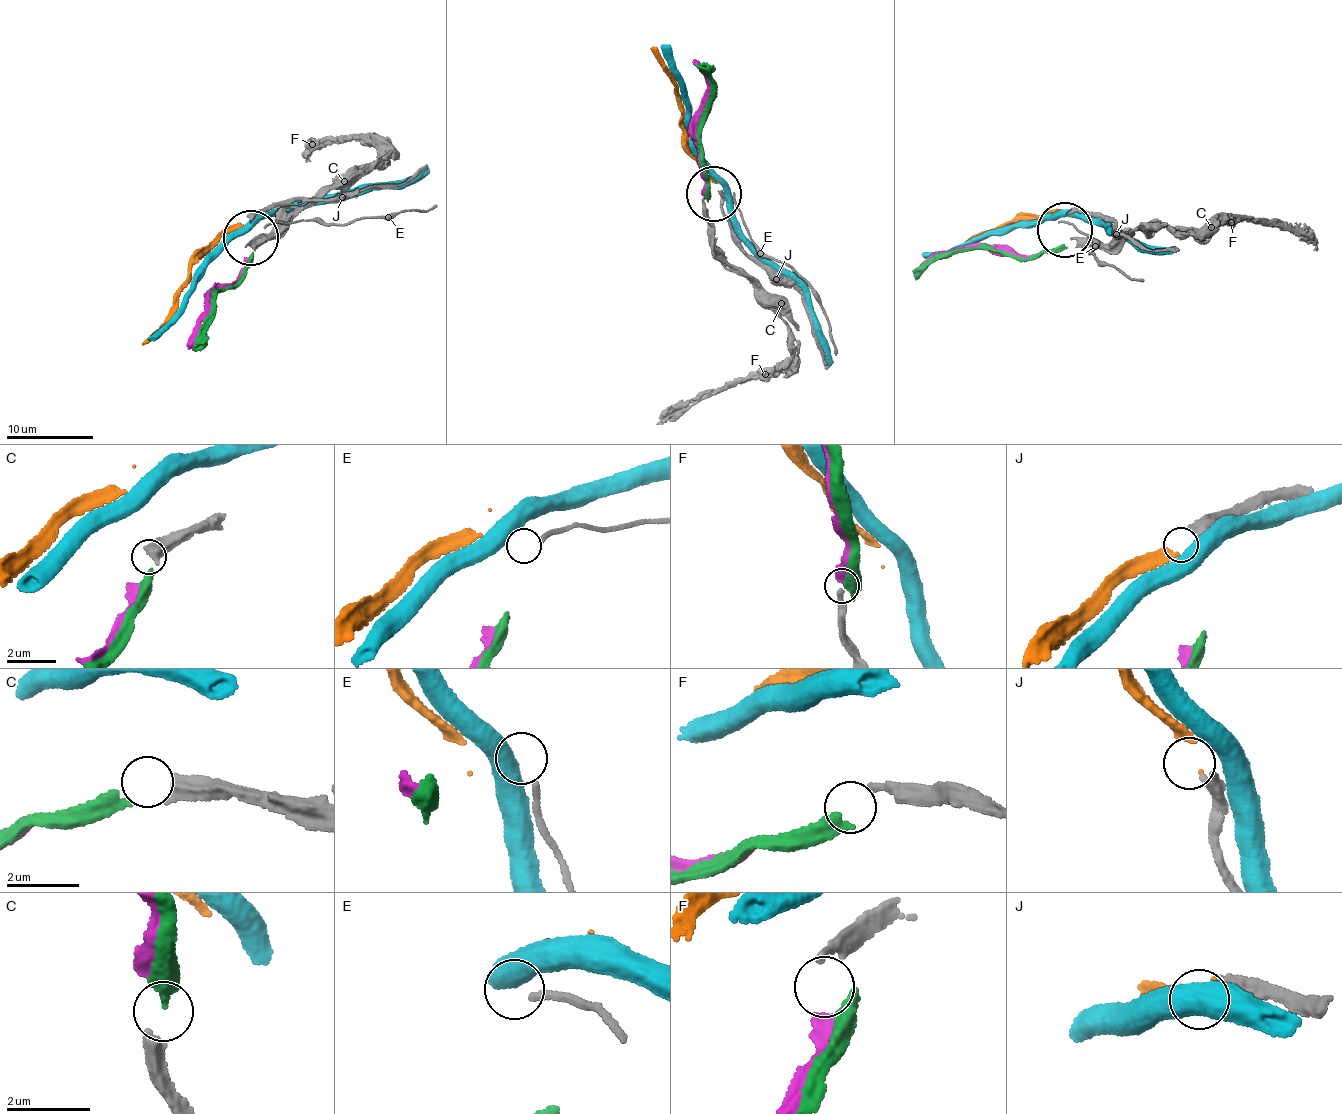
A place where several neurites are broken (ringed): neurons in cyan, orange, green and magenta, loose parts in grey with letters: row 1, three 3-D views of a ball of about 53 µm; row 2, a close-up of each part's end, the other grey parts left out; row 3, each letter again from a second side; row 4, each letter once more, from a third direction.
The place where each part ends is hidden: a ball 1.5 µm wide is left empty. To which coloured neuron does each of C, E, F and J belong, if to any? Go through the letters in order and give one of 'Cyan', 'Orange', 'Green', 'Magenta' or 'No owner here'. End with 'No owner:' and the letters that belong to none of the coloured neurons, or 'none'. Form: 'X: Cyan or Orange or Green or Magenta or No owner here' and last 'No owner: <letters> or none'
C: Green
E: No owner here
F: Magenta
J: Orange
No owner: E

